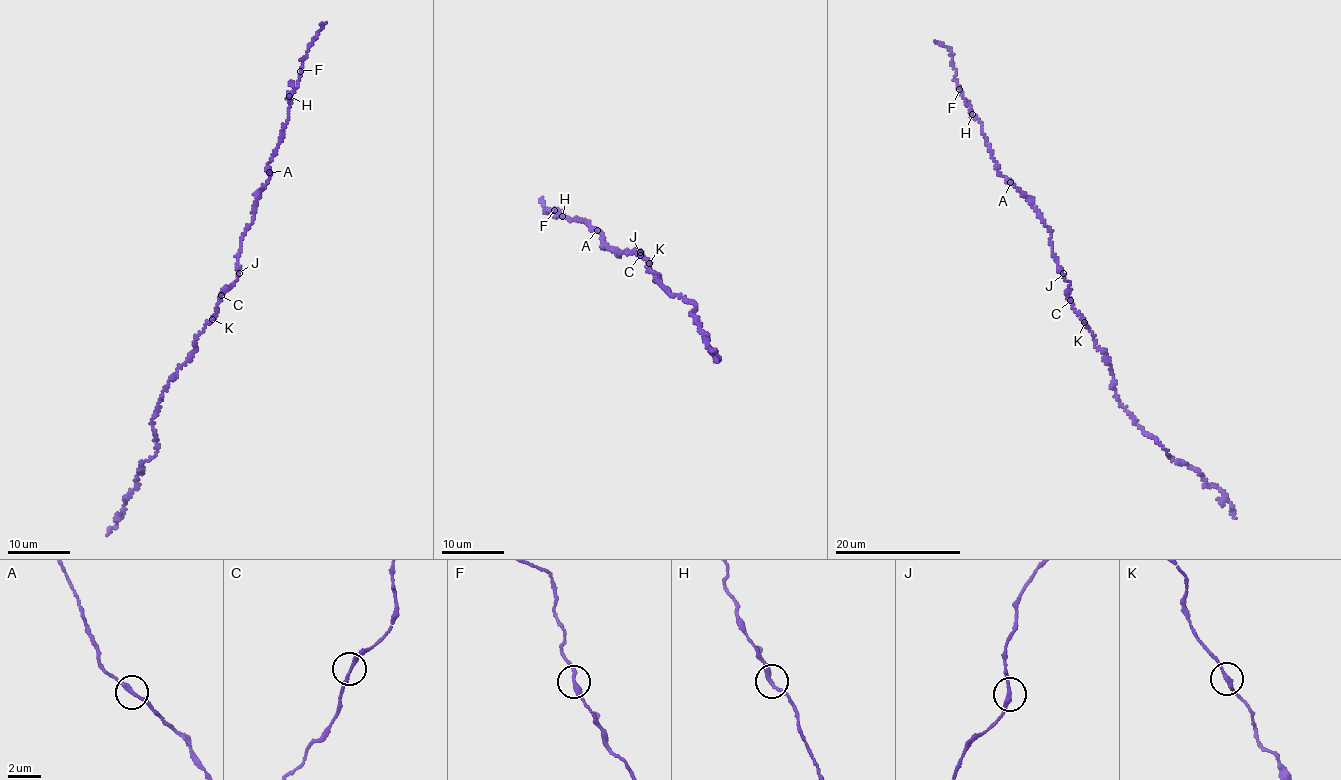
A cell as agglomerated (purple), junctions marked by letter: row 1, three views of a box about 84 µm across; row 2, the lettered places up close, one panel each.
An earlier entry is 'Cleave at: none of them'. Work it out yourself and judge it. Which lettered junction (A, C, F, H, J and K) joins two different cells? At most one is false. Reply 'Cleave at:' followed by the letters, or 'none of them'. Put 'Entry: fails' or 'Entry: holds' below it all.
Cleave at: none of them
Entry: holds

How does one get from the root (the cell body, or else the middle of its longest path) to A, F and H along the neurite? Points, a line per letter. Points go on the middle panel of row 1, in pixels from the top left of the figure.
A: (641, 254), (634, 251), (618, 255), (604, 244), (597, 230)
F: (641, 254), (634, 251), (618, 255), (604, 244), (601, 233), (588, 222), (575, 218), (570, 220), (554, 210)
H: (641, 254), (634, 251), (618, 255), (604, 244), (601, 233), (588, 222), (562, 216)

